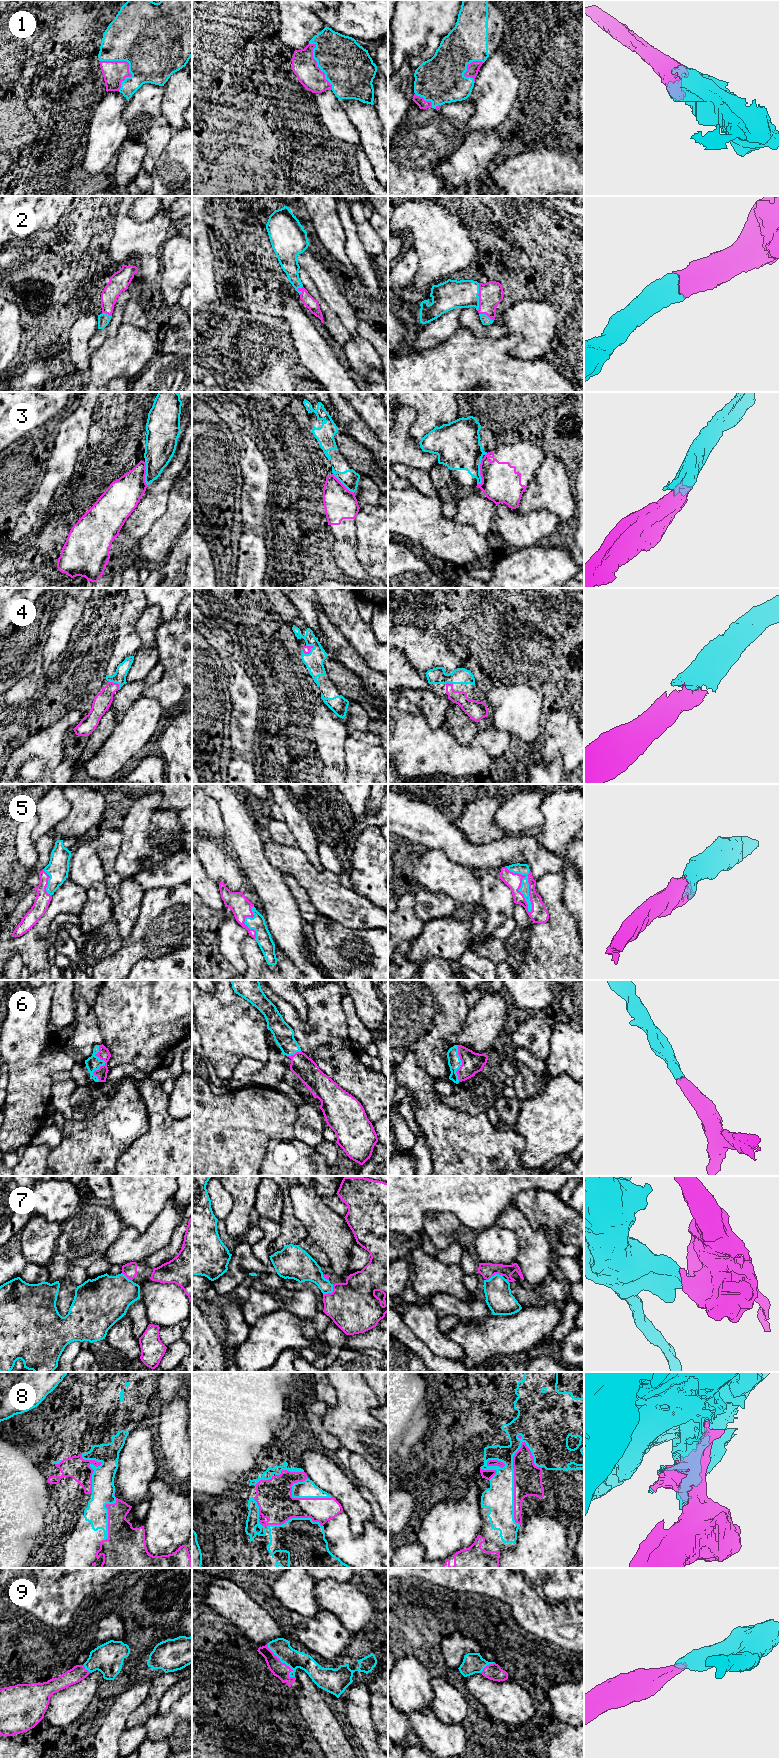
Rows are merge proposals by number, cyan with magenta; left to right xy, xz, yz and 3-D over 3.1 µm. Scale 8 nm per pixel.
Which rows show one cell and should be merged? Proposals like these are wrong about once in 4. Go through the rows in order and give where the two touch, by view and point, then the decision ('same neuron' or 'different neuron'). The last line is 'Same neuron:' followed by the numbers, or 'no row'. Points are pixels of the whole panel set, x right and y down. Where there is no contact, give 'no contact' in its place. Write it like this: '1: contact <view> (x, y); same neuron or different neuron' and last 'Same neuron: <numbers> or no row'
1: contact xy (129, 64); same neuron
2: contact yz (478, 297); same neuron
3: contact yz (479, 473); different neuron
4: contact xz (310, 652); same neuron
5: contact yz (528, 884); same neuron
6: contact xy (104, 1063); same neuron
7: contact xz (331, 1292); different neuron
8: contact yz (513, 1483); different neuron
9: contact xz (283, 1662); same neuron
Same neuron: 1, 2, 4, 5, 6, 9

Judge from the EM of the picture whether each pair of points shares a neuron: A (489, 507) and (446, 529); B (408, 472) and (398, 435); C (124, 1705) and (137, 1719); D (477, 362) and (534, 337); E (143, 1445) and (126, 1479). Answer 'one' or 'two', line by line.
A: two
B: two
C: two
D: two
E: one

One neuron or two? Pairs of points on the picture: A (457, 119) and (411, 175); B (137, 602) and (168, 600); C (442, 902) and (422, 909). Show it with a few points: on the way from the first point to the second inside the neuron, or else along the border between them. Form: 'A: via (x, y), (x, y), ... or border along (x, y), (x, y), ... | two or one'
A: via (443, 133), (416, 161) | one
B: border along (145, 598), (148, 605) | two
C: via (437, 906), (427, 908) | one

